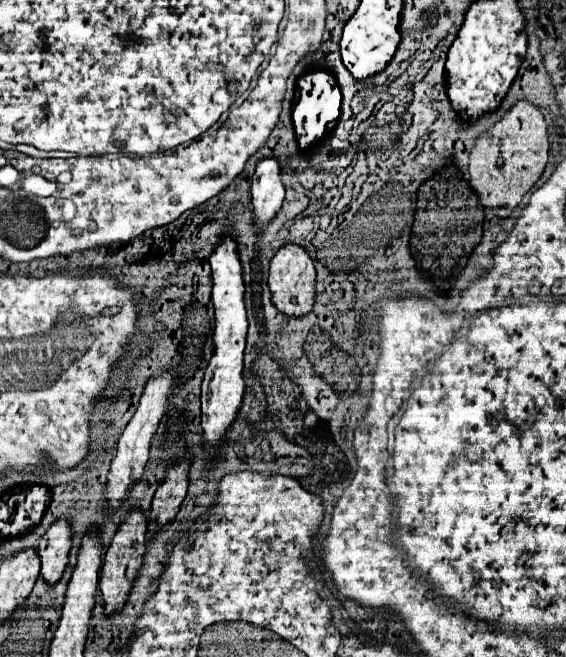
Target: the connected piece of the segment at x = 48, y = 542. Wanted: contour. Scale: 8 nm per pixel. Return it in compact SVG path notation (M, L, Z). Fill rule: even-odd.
M52 524L52 528L48 528L44 538L40 540L38 546L38 556L42 562L40 578L46 584L56 584L62 578L64 568L68 564L68 552L72 546L70 538L72 536L68 536L68 524Z

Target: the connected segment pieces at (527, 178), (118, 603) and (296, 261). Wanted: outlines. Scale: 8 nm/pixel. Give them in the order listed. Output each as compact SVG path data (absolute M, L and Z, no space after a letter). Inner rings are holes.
M516 102L494 128L484 134L470 154L470 188L486 208L516 208L522 196L538 182L548 164L548 134L542 112L526 102ZM502 160L502 166L498 166Z
M132 510L128 514L126 522L116 532L116 536L114 536L106 556L104 556L104 566L100 570L100 584L98 586L102 590L104 612L108 616L118 612L120 608L124 608L124 604L128 600L128 592L132 590L132 584L134 584L134 580L138 576L144 552L146 552L146 516L140 510Z
M292 244L292 246L284 246L276 252L276 256L270 262L270 278L268 278L268 286L270 286L270 300L272 304L278 308L278 312L286 314L286 316L304 316L312 310L314 306L314 296L316 296L316 270L314 270L314 262L310 260L310 256L306 254L304 248Z

